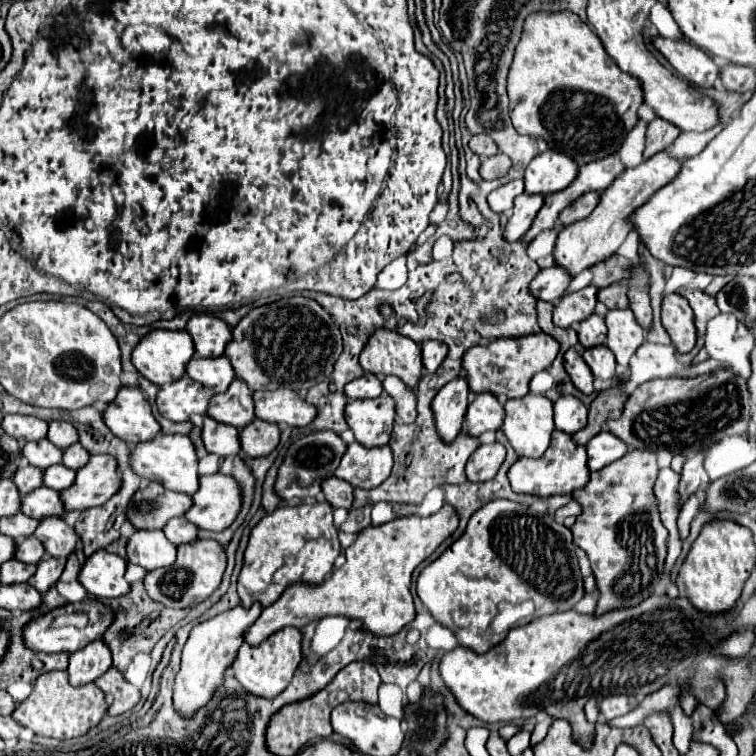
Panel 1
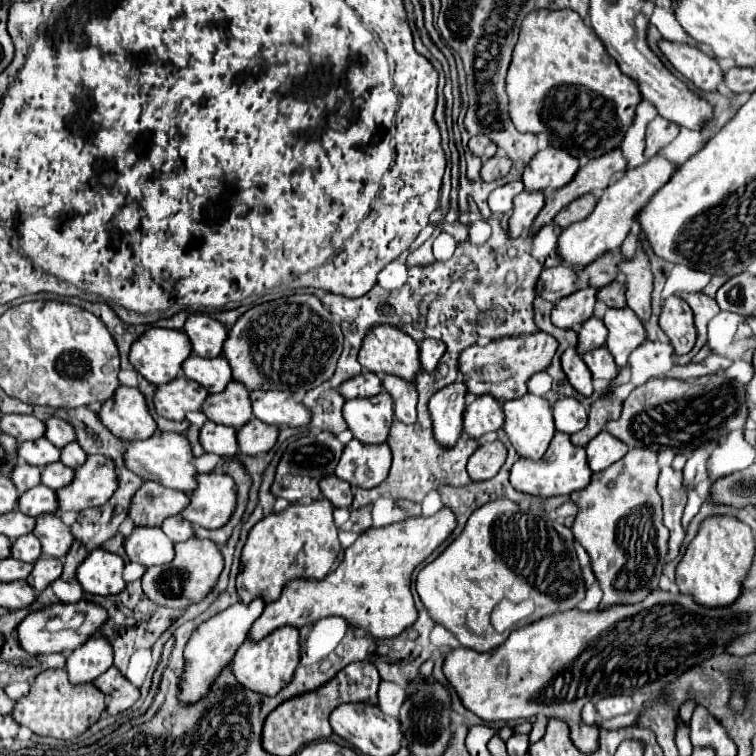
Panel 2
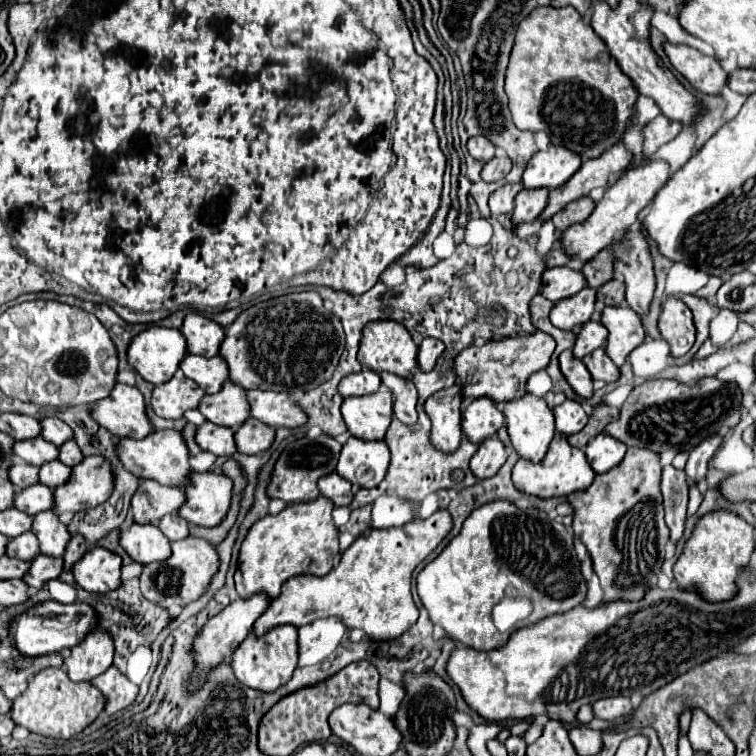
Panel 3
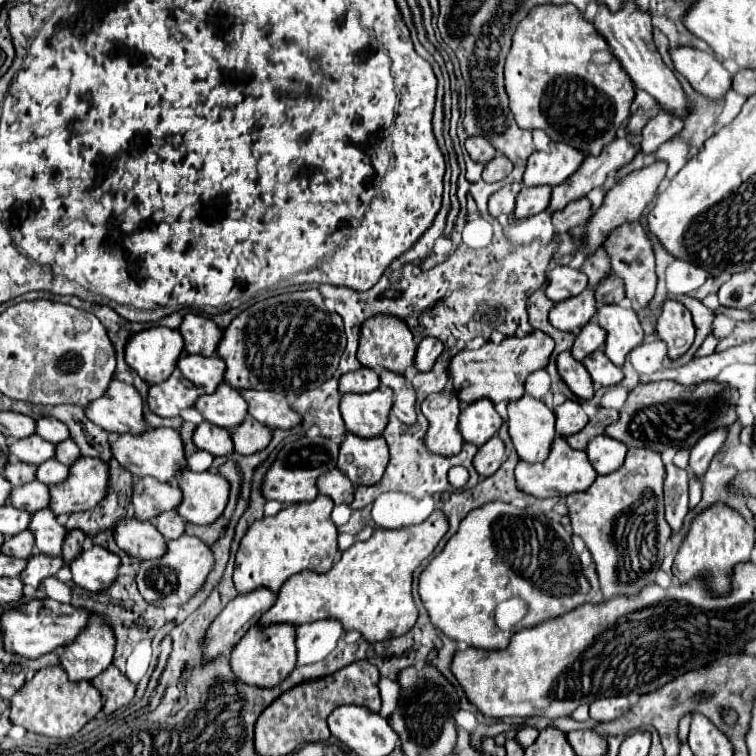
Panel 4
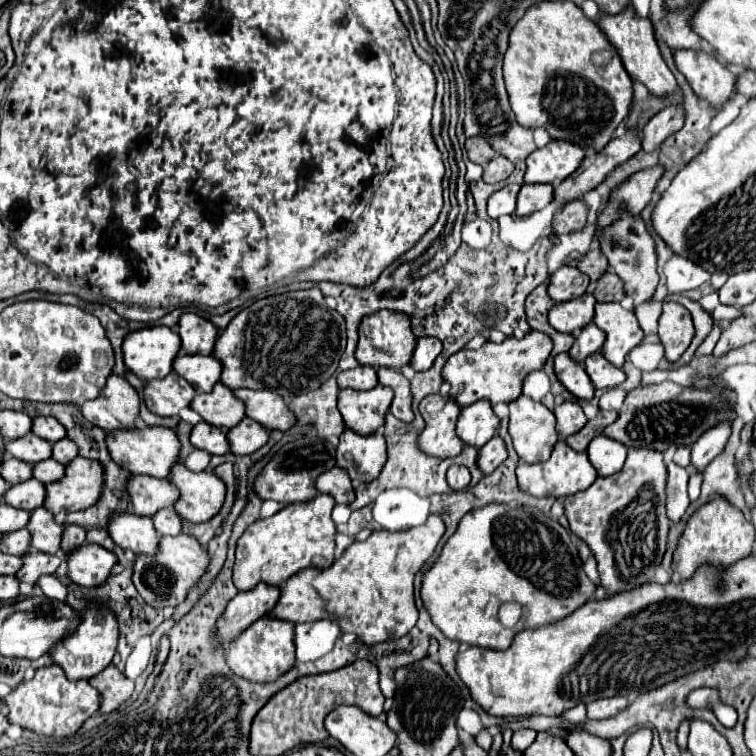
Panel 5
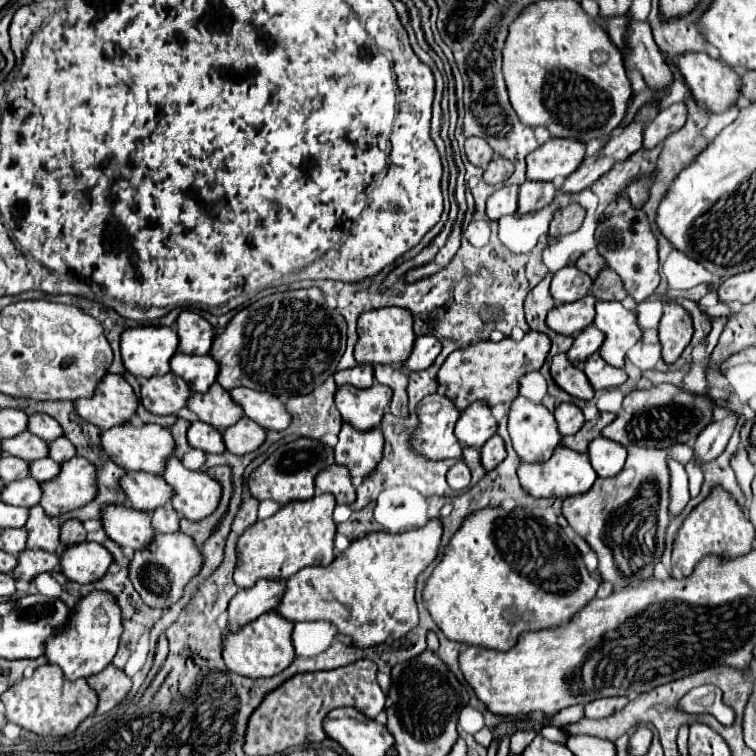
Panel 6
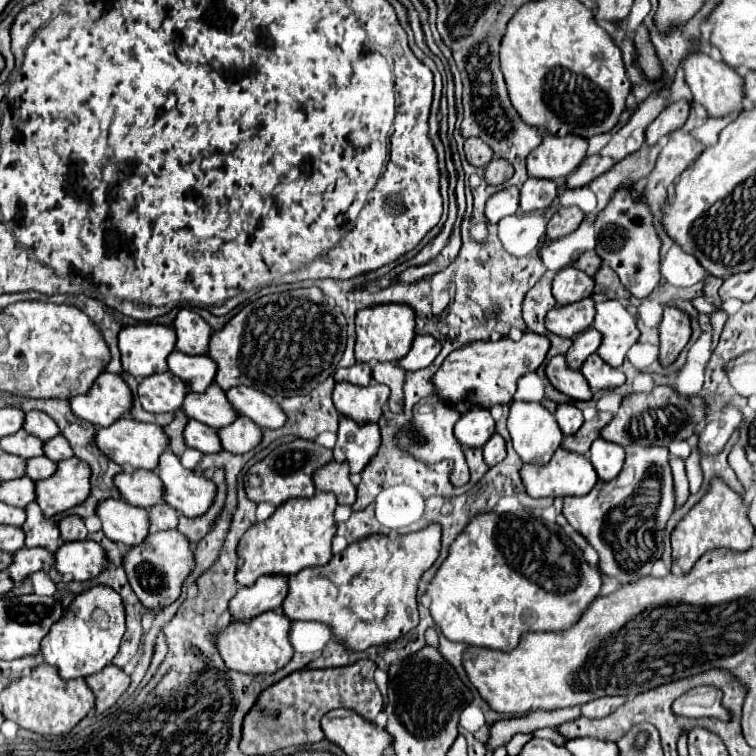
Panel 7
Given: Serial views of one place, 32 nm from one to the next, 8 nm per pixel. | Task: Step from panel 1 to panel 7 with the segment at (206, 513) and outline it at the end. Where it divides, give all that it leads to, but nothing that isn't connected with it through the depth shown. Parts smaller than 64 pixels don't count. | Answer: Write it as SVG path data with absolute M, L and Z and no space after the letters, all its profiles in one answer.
M172 452L160 458L158 476L166 486L166 502L186 518L204 516L214 504L216 484L204 474L186 470Z

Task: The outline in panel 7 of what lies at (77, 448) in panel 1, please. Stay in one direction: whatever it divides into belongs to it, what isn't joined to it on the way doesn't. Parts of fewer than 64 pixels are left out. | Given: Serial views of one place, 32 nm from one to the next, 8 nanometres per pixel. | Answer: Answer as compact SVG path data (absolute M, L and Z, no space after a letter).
M56 436L56 438L48 440L44 444L44 452L54 462L60 462L60 460L66 460L66 458L72 458L74 456L72 446L70 446L70 442L66 442L64 436Z

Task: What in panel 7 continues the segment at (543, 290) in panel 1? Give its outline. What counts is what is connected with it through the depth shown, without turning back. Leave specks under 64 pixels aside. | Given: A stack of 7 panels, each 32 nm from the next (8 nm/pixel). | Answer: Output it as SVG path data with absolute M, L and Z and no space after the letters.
M574 266L562 268L552 282L552 296L556 298L558 304L572 304L584 300L592 294L592 290L594 280L588 274L576 270Z

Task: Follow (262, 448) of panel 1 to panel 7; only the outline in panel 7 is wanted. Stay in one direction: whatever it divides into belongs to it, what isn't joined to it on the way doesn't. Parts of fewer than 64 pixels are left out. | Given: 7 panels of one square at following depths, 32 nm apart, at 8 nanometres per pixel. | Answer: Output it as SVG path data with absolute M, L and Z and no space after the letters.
M240 416L234 424L218 430L224 450L232 454L246 454L262 442L262 428L250 422L250 418Z

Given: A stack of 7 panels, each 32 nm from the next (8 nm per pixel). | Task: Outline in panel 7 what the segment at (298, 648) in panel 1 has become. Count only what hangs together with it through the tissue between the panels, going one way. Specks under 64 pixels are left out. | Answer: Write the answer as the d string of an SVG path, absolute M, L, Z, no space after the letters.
M264 612L252 620L228 624L226 628L220 630L216 644L218 644L218 650L220 650L224 664L230 670L254 674L254 676L274 674L276 670L286 666L286 662L290 662L290 658L294 656L294 648L290 646L288 634L290 634L290 620L284 614Z

